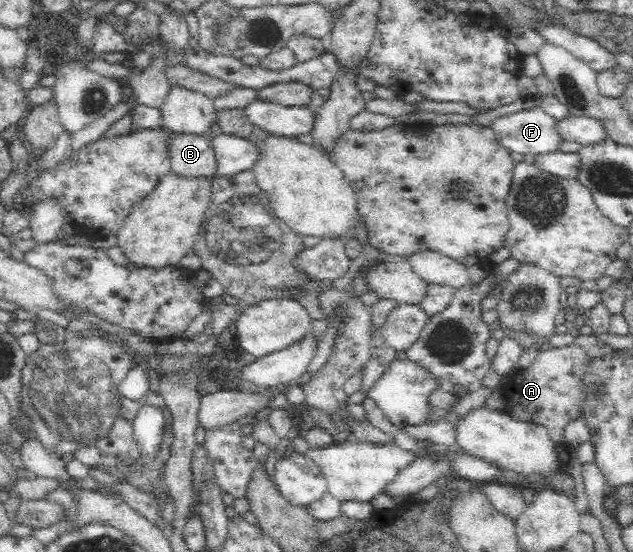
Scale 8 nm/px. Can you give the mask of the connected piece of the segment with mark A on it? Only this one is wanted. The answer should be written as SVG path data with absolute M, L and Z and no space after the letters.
M578 345L541 351L530 367L516 371L503 383L501 393L506 400L504 411L514 419L543 425L549 431L557 454L560 451L573 453L574 446L564 438L564 429L571 421L582 416L584 403L589 397L584 377L589 375L590 369L591 360Z

